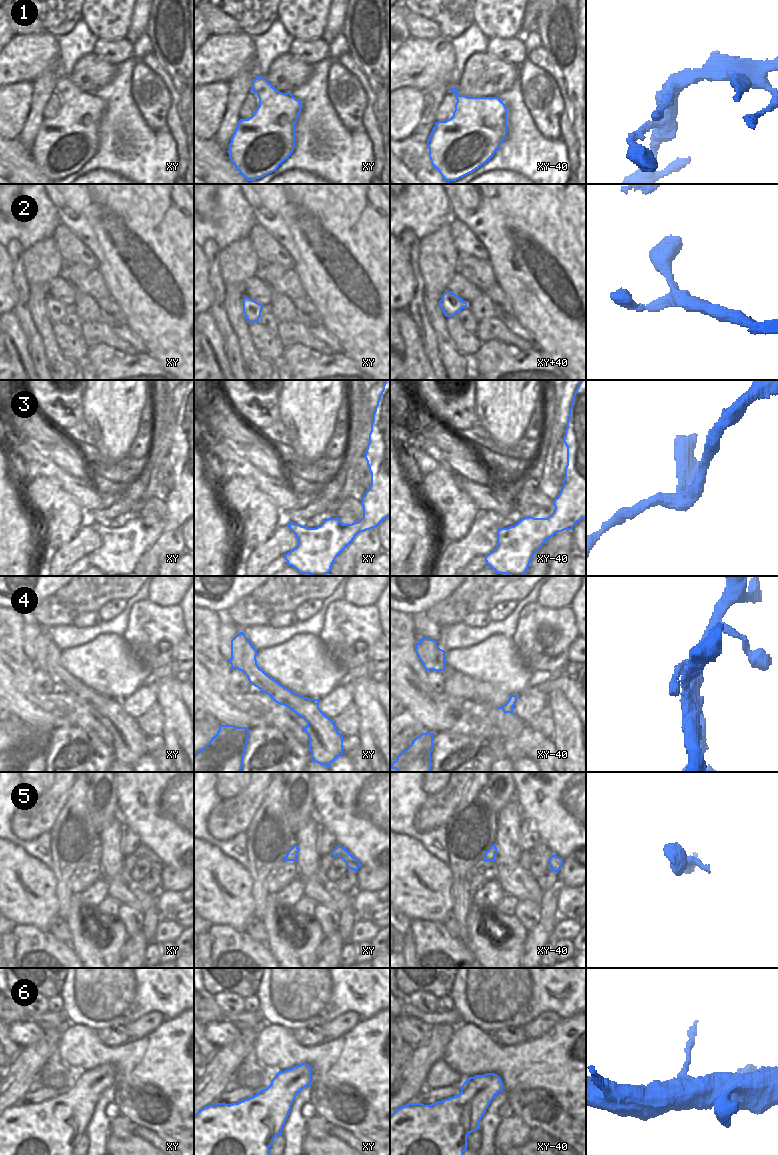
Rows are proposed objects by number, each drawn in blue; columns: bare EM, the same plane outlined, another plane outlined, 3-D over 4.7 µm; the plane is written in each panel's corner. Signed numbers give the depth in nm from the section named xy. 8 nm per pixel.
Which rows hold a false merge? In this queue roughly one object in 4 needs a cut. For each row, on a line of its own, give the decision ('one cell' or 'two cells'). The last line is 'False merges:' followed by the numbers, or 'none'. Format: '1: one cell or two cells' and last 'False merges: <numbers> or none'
1: one cell
2: one cell
3: one cell
4: two cells
5: one cell
6: one cell
False merges: 4

